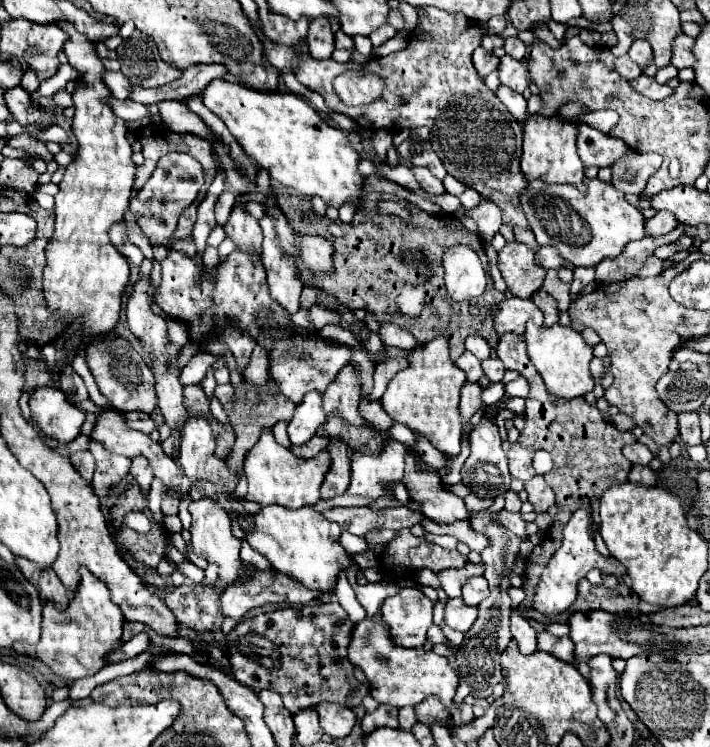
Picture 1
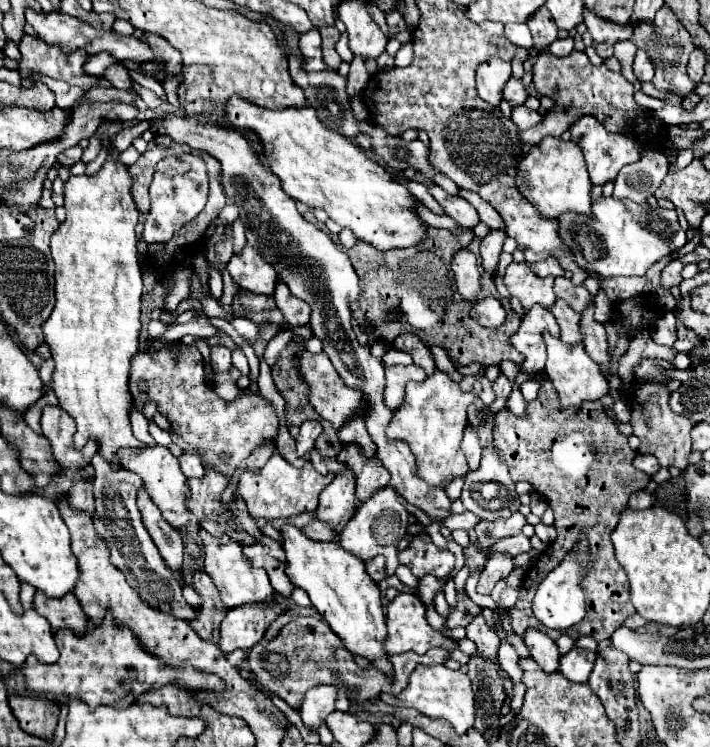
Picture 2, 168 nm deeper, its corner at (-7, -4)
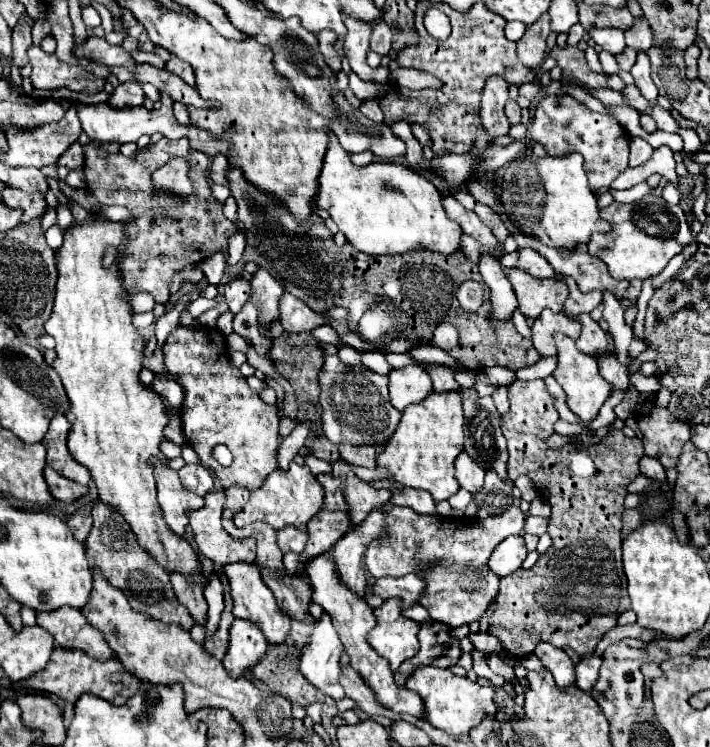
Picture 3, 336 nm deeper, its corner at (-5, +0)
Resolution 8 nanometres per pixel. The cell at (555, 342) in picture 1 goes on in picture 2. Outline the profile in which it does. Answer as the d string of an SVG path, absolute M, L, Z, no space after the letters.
M544 333L544 341L546 341L546 347L548 347L548 361L546 361L544 373L548 375L548 379L552 381L554 389L558 391L562 407L580 407L584 401L600 399L600 397L604 397L610 391L608 381L600 373L598 363L594 359L590 359L590 355L586 353L582 343L566 345L560 339L552 337L550 333Z

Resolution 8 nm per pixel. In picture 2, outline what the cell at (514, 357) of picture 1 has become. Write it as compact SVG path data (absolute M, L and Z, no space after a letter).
M542 379L540 393L542 395L538 395L538 399L526 405L524 417L516 417L514 413L506 411L496 413L494 445L500 453L500 459L508 465L512 481L532 483L532 487L550 503L556 517L554 527L558 529L558 539L540 555L536 567L526 573L518 601L512 609L508 609L510 625L518 637L524 637L528 627L542 629L552 639L562 635L560 631L548 631L546 627L540 627L530 611L530 603L534 589L544 581L546 573L562 563L562 559L578 543L578 537L584 533L590 545L592 561L592 569L580 581L582 591L586 593L586 617L573 627L579 631L566 631L566 635L574 641L580 635L590 635L596 641L610 639L624 619L636 613L628 595L628 579L614 557L610 533L614 531L614 525L618 525L618 517L622 507L628 503L628 497L634 491L646 487L650 477L646 473L638 473L632 467L636 451L628 445L628 437L624 437L616 423L606 415L600 401L584 403L580 409L560 409L558 393L554 393L554 387L548 379Z

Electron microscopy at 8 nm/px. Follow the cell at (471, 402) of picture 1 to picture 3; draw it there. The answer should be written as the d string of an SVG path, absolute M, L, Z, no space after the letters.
M462 451L456 457L456 479L466 491L480 491L484 481L484 469L466 451Z

